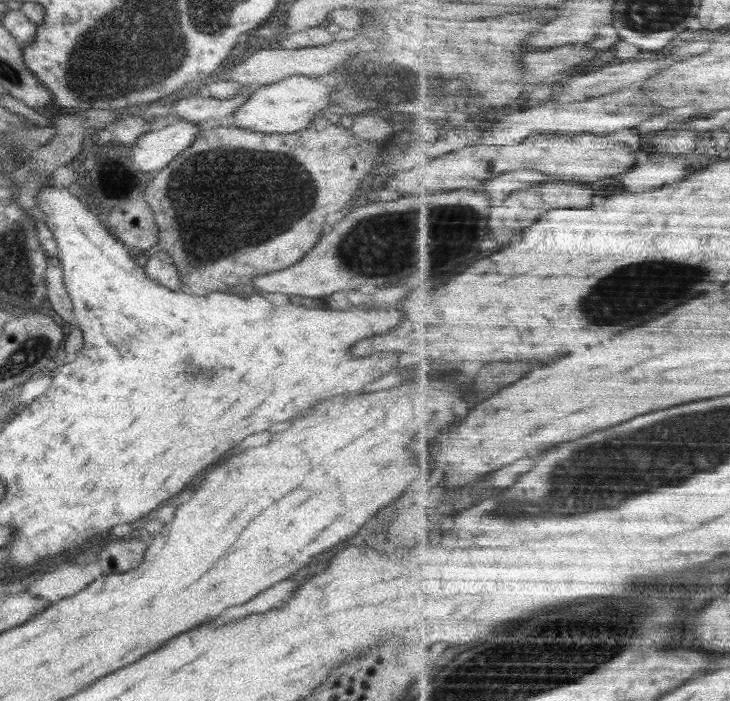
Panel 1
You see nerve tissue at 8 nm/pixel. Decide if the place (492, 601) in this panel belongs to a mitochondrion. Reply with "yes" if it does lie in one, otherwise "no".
no

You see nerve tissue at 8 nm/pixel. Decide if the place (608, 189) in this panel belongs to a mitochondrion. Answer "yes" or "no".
no

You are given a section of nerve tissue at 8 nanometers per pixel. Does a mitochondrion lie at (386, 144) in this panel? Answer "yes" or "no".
no

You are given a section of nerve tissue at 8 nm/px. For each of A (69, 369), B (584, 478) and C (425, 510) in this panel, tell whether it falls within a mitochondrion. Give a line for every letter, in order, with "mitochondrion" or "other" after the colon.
A: other
B: mitochondrion
C: other

